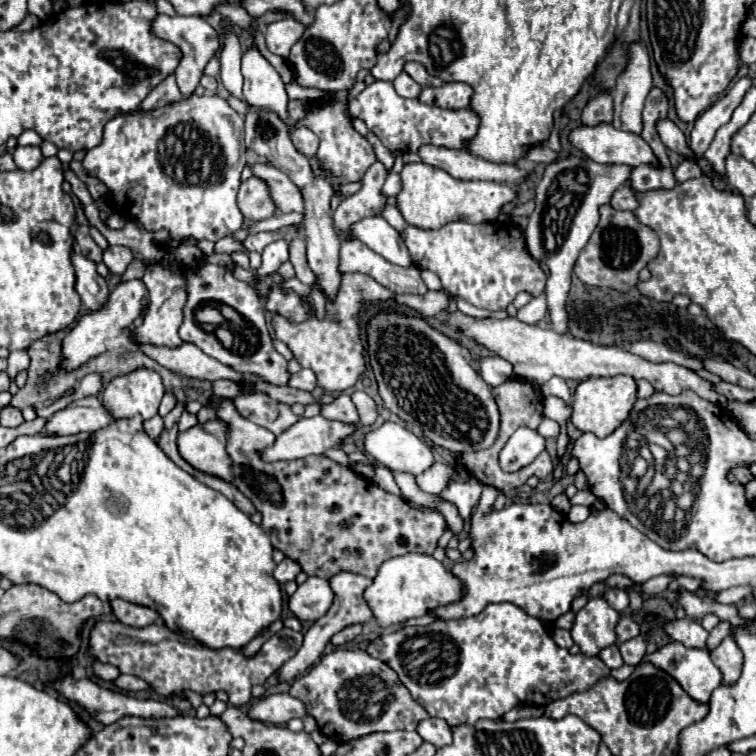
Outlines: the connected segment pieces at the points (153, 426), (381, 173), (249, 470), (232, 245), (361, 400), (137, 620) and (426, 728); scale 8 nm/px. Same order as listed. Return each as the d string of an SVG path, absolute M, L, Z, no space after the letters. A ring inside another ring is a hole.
M156 414L154 418L150 418L150 420L144 422L144 430L148 432L148 436L152 436L156 440L164 432L164 418Z
M374 162L368 168L368 172L364 174L362 188L356 194L348 196L334 212L334 226L338 230L342 230L344 234L350 234L352 224L368 216L376 216L386 208L386 196L382 192L386 176L388 176L388 170L380 162Z
M220 398L216 404L218 418L228 422L228 454L234 462L234 486L250 498L256 510L262 514L262 528L270 536L272 546L290 560L298 562L302 572L308 576L320 576L330 580L338 572L354 572L366 578L374 578L378 568L384 560L402 556L406 552L420 552L432 554L438 546L438 538L446 530L446 520L442 514L432 512L424 514L412 510L406 500L382 490L372 480L356 474L352 468L342 466L326 456L306 456L300 460L278 460L278 462L264 462L260 452L274 444L274 434L262 426L252 424L250 420L242 418L236 410L232 400Z
M220 238L218 242L216 242L216 248L214 248L218 254L232 254L234 250L242 250L242 252L246 252L246 248L238 242L238 240L234 240L234 238Z
M352 392L352 402L356 404L358 408L358 414L360 414L360 422L364 426L372 426L376 422L376 406L374 406L374 400L366 394L366 392Z
M122 598L112 600L112 610L120 622L124 622L128 626L136 626L136 628L148 626L148 624L154 624L160 620L160 614L156 610L152 610L148 606L126 602Z
M426 718L418 724L416 732L436 748L452 744L452 726L442 718Z

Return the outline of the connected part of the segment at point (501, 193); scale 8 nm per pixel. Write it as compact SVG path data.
M406 164L400 172L402 192L396 196L398 208L410 226L418 228L440 228L452 220L462 220L468 224L494 222L504 204L518 198L518 190L498 184L498 182L464 182L456 180L440 168L428 164Z

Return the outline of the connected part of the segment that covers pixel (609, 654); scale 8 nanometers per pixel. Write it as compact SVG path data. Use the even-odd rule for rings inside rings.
M610 644L610 646L602 648L602 650L600 650L600 654L598 654L598 658L600 658L608 668L620 668L620 666L624 664L618 644Z

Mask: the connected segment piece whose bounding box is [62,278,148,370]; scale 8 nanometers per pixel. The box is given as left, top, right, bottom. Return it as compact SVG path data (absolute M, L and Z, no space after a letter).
M134 278L134 280L126 280L126 282L118 282L116 288L110 292L110 298L108 298L108 304L104 306L102 312L90 312L86 316L82 316L78 320L78 324L66 334L64 342L62 342L62 352L64 352L64 368L72 370L72 368L78 368L80 364L88 362L90 358L102 354L108 350L108 342L116 336L122 334L122 330L130 328L132 322L142 314L142 302L146 300L148 296L148 288L146 284L140 280L140 278Z

